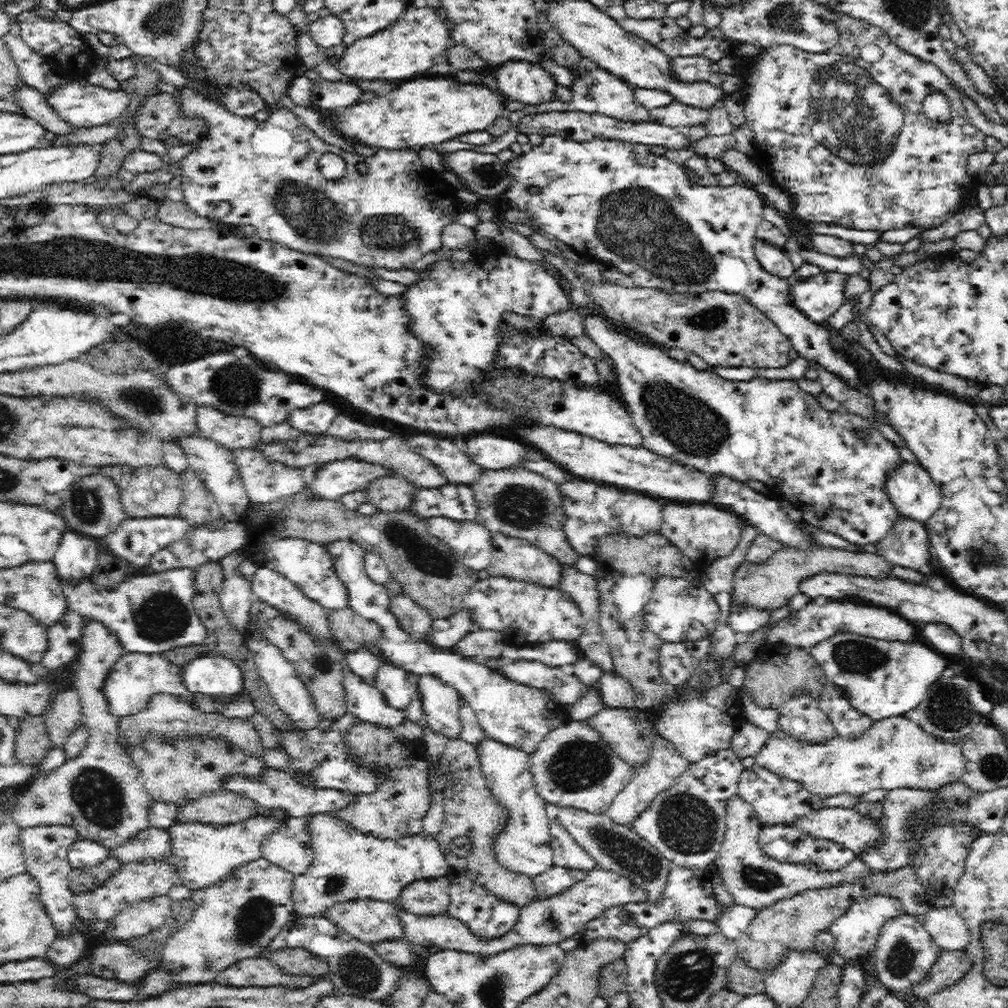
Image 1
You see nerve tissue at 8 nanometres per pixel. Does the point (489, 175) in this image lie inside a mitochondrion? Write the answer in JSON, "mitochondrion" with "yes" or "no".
{"mitochondrion":"yes"}

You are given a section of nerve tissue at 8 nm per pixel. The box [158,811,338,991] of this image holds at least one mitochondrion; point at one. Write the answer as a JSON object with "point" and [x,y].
{"point":[257,915]}

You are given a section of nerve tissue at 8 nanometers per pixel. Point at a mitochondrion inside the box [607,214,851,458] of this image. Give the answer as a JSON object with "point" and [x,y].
{"point":[710,319]}

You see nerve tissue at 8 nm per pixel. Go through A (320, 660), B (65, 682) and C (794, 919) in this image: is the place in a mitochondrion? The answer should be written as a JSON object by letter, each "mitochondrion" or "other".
{"A":"mitochondrion","B":"other","C":"mitochondrion"}

